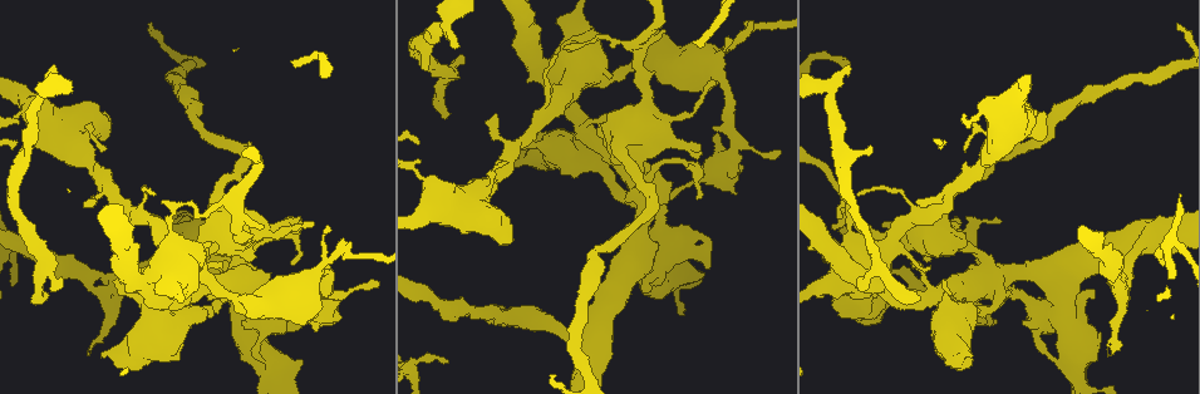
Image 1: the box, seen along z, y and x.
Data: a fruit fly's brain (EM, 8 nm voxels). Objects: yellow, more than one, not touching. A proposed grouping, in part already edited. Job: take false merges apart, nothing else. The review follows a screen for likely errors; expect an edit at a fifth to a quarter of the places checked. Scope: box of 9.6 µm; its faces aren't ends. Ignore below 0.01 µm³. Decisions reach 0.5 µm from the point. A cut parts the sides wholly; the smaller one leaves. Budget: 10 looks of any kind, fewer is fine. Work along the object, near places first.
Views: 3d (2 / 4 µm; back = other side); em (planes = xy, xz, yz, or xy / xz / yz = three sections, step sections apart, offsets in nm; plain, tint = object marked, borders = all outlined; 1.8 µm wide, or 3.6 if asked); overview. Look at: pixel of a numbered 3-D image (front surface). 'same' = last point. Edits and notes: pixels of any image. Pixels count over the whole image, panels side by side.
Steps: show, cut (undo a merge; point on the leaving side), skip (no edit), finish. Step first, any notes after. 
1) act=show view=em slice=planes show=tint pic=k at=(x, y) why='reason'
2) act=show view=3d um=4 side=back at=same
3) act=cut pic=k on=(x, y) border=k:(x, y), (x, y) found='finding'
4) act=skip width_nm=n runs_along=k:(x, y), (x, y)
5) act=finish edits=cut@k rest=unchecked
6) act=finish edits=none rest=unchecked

act=show view=em slice=planes show=plain pic=1 at=(928, 238) why='touches itself'

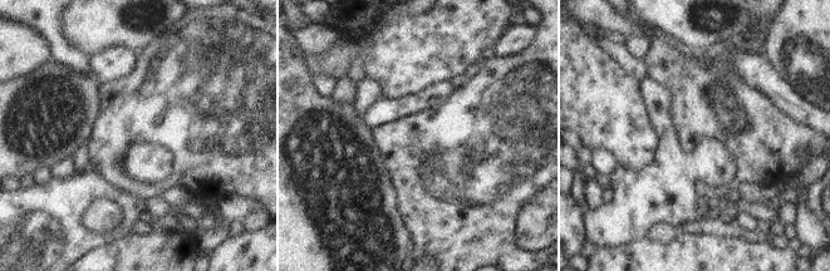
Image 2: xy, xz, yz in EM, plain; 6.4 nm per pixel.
act=show view=em slice=planes show=borders at=same why='what lies round it'

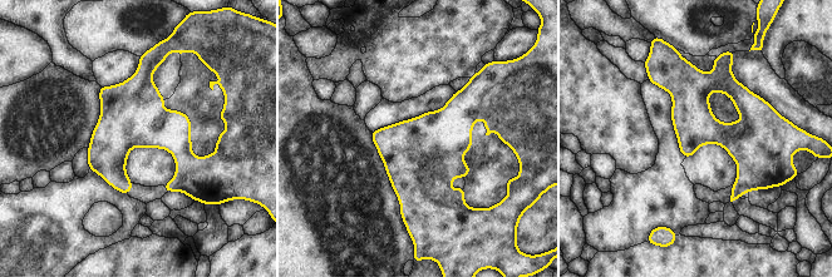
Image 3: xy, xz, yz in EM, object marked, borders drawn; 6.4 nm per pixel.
act=skip runs_along=3:(654, 79), (718, 132), (774, 132) found='continuous, no second neuron'

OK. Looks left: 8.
act=show view=3d um=4 pic=1 at=(679, 276) why='small branch off a trunk'

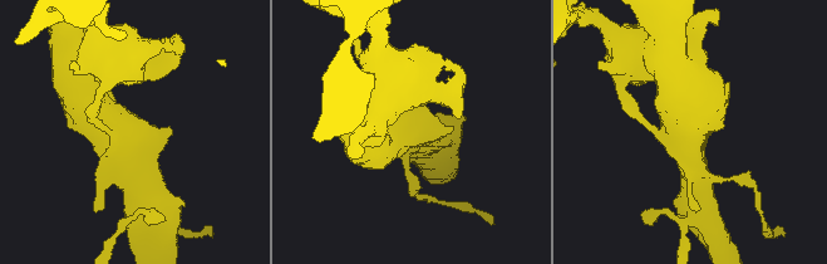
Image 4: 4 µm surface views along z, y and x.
act=show view=em um=3.6 slice=planes show=borders pic=4 at=(691, 155)

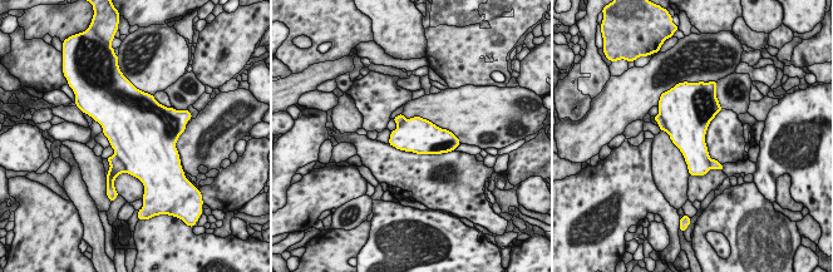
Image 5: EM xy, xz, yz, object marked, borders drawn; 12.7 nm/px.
act=cut pic=5 on=(680, 113) border=5:(660, 113), (669, 132) found='two neurons meet here'

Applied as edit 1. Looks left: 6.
act=show view=3d um=4 pic=4 at=(375, 20) why='a fork'

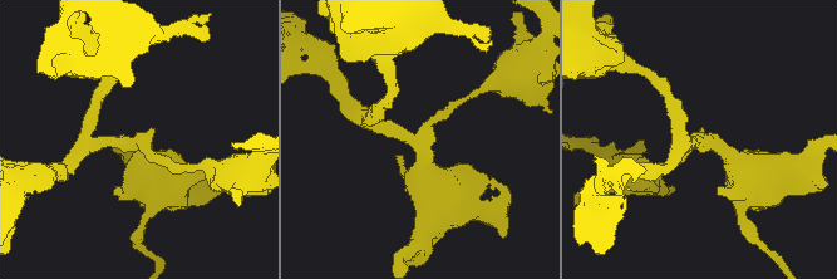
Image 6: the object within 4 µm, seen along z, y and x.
act=show view=em slice=planes show=plain pic=6 at=(418, 137) arms=3 why='shape alone is not enough'

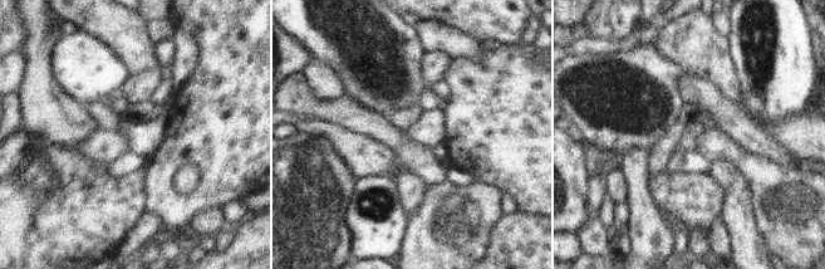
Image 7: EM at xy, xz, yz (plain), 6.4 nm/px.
act=show view=em slice=planes show=tint at=same why='where the object lies'

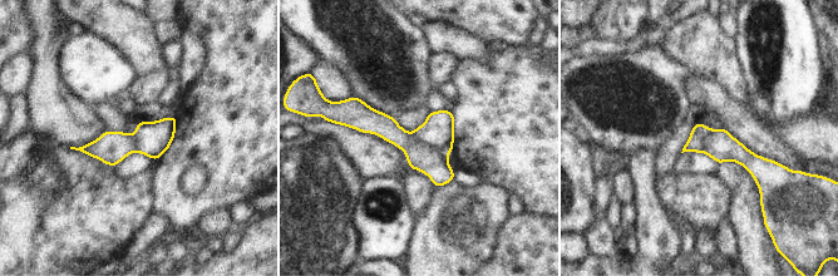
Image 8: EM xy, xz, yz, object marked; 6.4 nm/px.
act=cut pic=8 on=(433, 162) border=8:(412, 133), (424, 144), (448, 153) found='two neurons meet here'

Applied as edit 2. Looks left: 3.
act=finish edits=cut@5,cut@8 rest=unchecked

